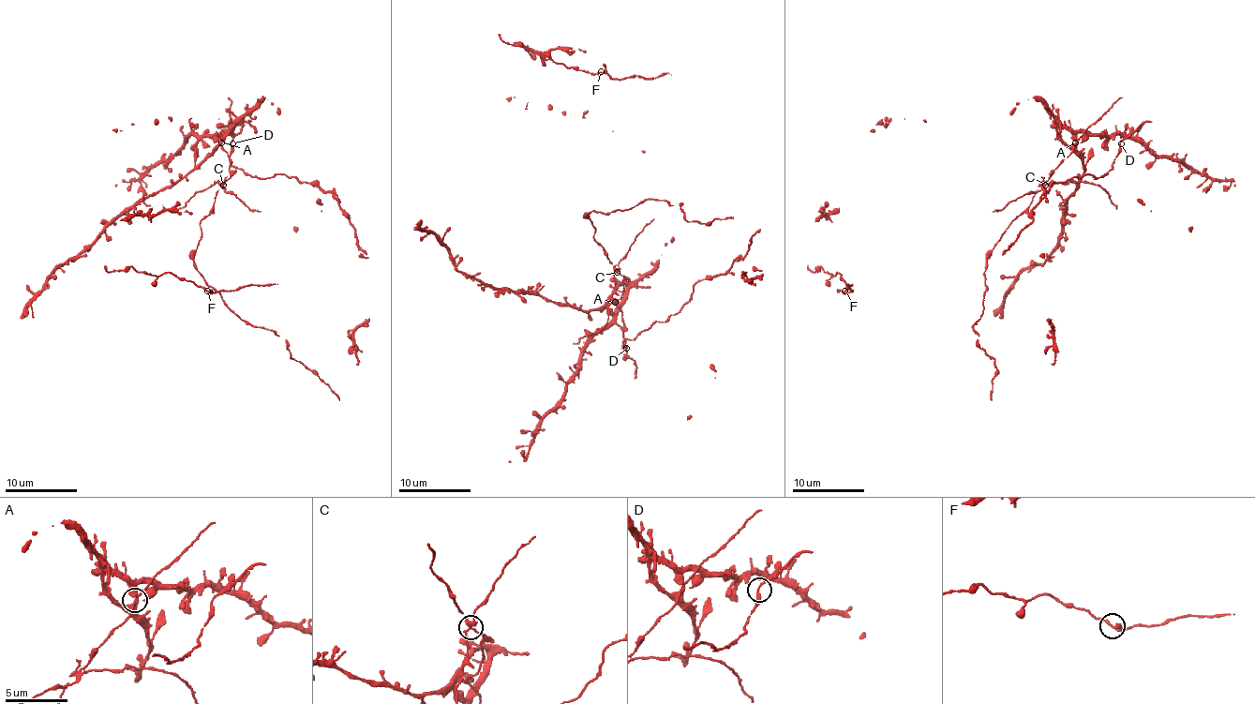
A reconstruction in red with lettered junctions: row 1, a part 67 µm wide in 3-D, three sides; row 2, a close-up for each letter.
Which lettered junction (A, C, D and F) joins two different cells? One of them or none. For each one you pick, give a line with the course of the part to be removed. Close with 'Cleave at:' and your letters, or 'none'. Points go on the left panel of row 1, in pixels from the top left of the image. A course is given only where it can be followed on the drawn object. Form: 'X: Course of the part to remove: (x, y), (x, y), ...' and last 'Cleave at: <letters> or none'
C: Course of the part to remove: (223, 185), (215, 181), (178, 208)
Cleave at: C

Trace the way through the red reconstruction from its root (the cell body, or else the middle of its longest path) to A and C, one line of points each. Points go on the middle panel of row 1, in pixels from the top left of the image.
A: (595, 229), (593, 238), (624, 277), (622, 295), (615, 303)
C: (595, 229), (593, 238), (617, 272)

